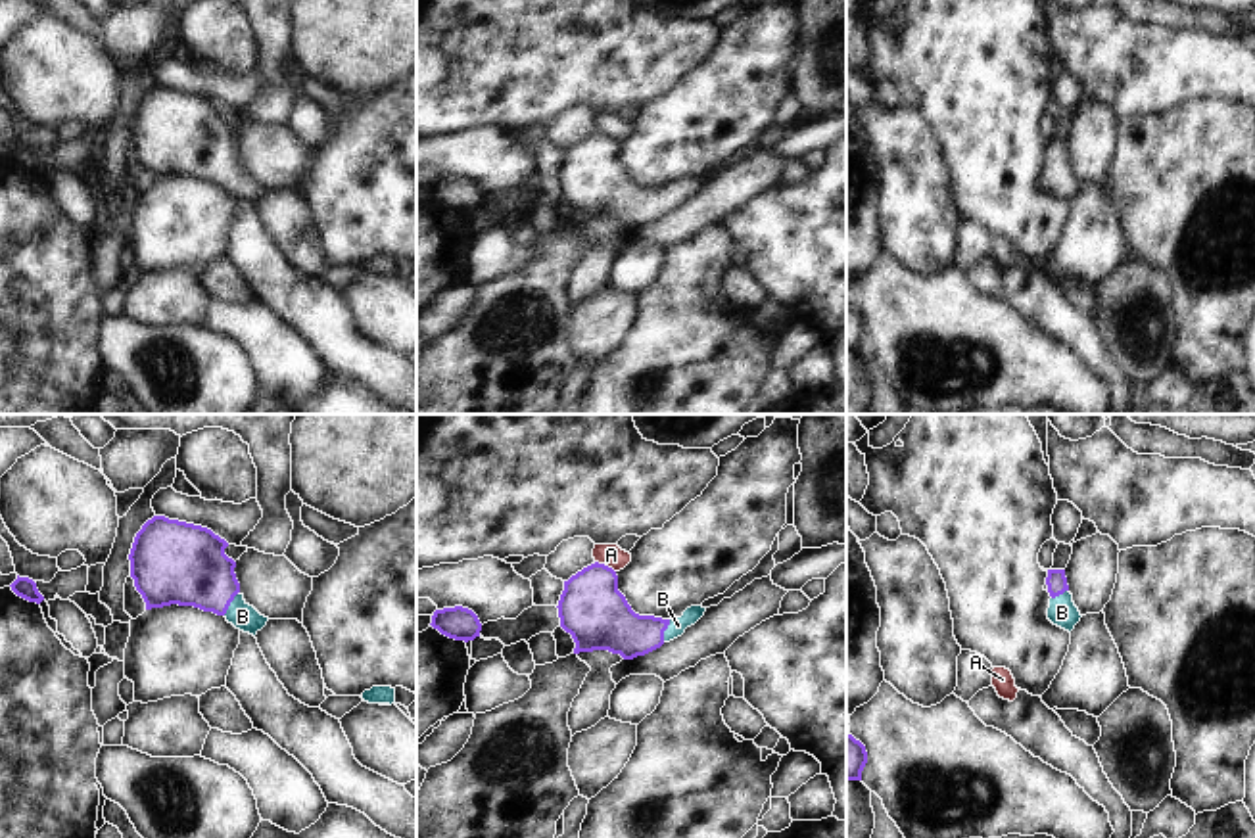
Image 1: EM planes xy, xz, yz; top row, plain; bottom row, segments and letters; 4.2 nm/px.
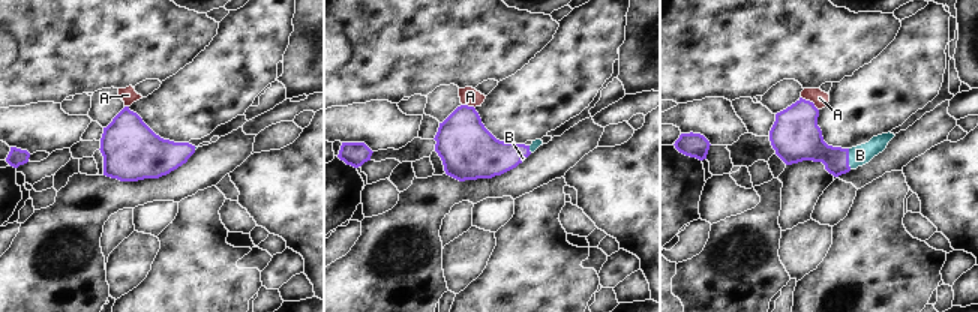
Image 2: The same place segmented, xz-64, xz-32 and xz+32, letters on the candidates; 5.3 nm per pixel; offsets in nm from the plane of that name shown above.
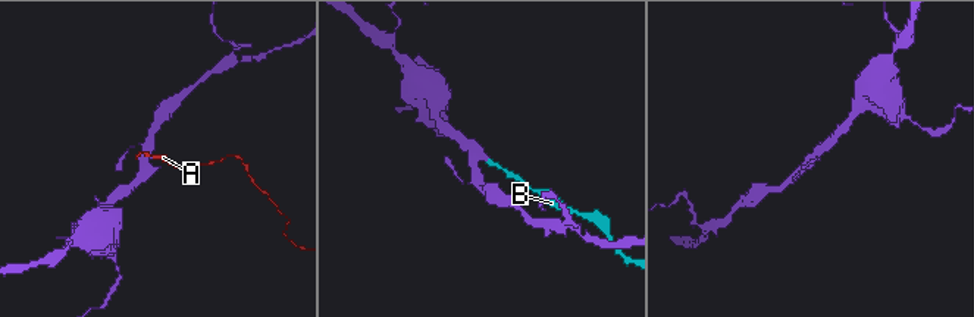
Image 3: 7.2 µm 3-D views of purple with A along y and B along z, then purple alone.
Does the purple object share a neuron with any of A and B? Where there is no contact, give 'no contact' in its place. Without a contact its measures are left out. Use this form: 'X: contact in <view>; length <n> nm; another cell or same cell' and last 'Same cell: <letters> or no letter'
A: contact in xz; length 100 nm; another cell
B: contact in xy; length 120 nm; same cell
Same cell: B

